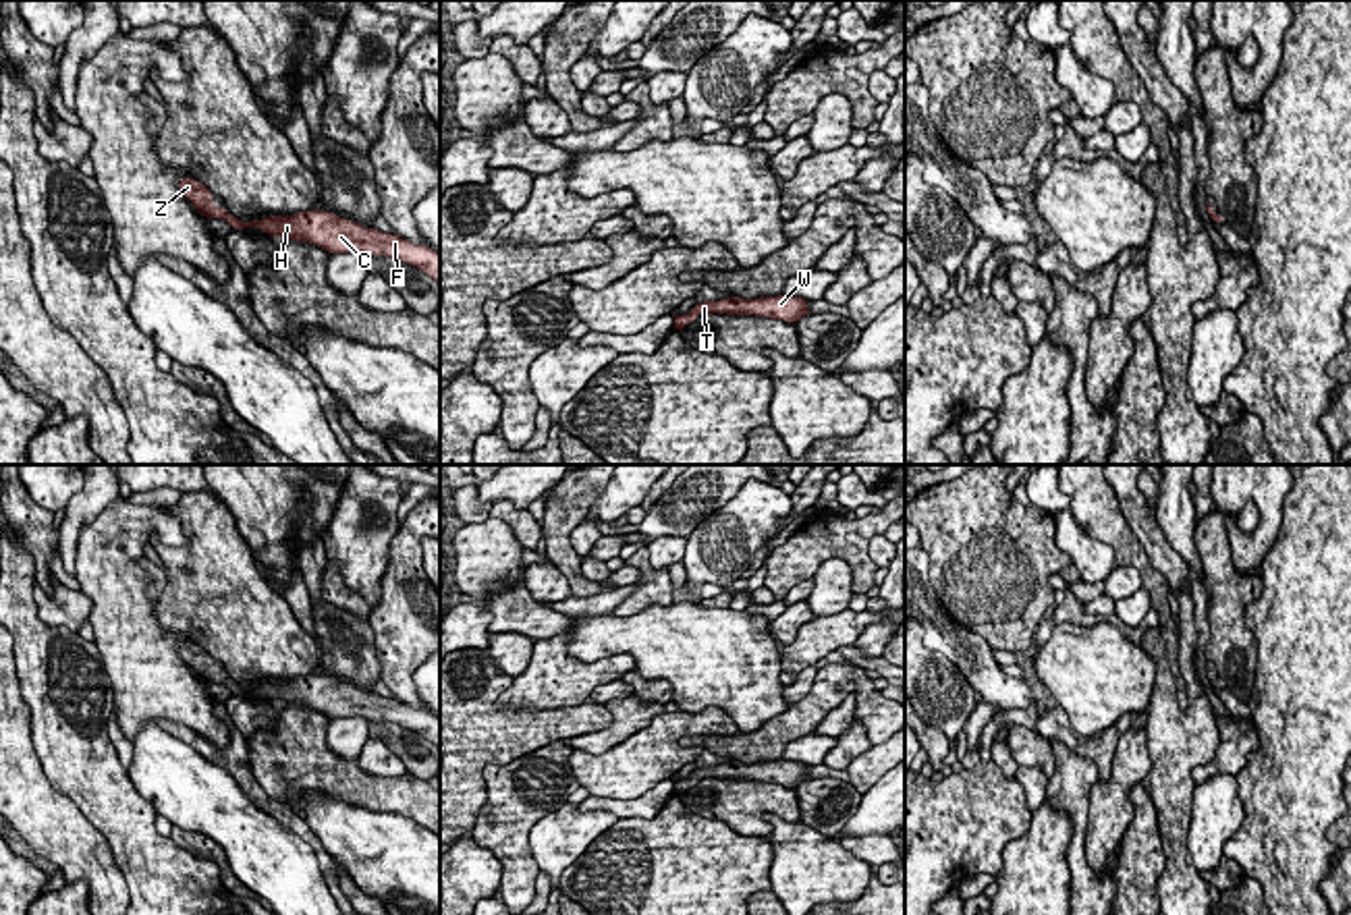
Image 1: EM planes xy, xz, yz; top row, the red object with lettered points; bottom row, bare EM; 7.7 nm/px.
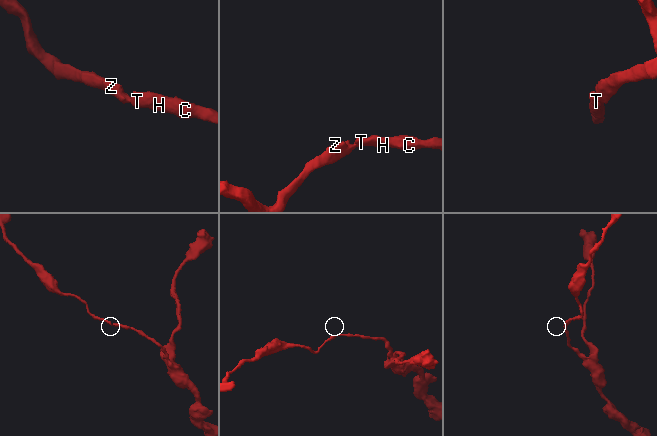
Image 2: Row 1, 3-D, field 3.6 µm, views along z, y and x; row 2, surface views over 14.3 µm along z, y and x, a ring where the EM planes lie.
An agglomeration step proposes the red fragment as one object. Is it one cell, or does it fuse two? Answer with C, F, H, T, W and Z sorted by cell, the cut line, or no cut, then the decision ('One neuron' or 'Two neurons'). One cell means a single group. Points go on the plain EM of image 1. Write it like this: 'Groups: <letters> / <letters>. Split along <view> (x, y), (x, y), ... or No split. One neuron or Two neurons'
Groups: C F H T W Z. No split. One neuron

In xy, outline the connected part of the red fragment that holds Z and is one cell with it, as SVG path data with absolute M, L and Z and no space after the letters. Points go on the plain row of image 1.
M183 641L178 645L178 654L203 683L226 685L232 695L259 691L274 703L282 701L301 708L311 708L322 712L330 720L363 716L367 720L394 722L425 737L440 751L440 718L430 714L428 710L415 710L396 697L388 699L378 693L363 693L361 689L326 674L309 674L293 681L266 681L261 685L251 685L245 689L239 683L230 681L228 674L214 672L212 656L203 647L191 641Z

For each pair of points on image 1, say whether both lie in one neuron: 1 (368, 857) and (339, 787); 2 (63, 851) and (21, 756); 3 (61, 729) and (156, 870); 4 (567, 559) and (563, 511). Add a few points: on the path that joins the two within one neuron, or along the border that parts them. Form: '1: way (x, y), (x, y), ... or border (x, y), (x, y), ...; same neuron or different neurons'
1: border (304, 810), (312, 795), (324, 795), (393, 814); different neurons
2: way (54, 828), (21, 793), (21, 779); same neuron
3: way (81, 764), (127, 820), (131, 835); same neuron
4: way (561, 546), (561, 523); same neuron

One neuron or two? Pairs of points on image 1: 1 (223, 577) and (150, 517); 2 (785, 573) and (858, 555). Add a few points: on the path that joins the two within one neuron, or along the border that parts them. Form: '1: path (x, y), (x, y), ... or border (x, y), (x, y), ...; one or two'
1: border (162, 507), (179, 519), (187, 540), (185, 546); two
2: path (804, 555), (810, 548), (839, 548); one

